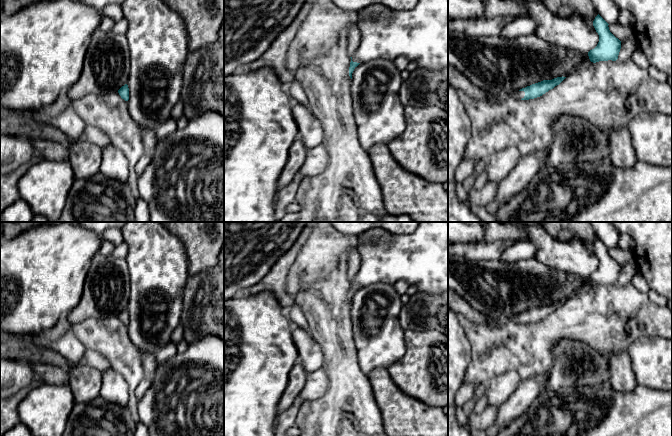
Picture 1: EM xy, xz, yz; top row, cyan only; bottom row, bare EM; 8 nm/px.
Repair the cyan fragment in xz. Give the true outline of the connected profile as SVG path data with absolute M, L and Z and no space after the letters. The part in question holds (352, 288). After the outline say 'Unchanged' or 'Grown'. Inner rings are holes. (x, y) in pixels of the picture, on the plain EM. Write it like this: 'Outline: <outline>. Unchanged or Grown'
Outline: M419 222L411 234L392 234L392 238L382 237L370 242L358 243L357 250L361 257L361 266L351 282L349 300L352 303L354 293L363 286L375 283L395 284L404 280L409 285L416 285L418 291L439 294L448 290L448 222Z. Grown

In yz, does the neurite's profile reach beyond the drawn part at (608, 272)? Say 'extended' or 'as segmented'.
as segmented

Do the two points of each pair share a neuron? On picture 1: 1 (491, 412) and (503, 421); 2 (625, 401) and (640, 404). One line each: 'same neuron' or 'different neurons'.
1: different neurons
2: same neuron

